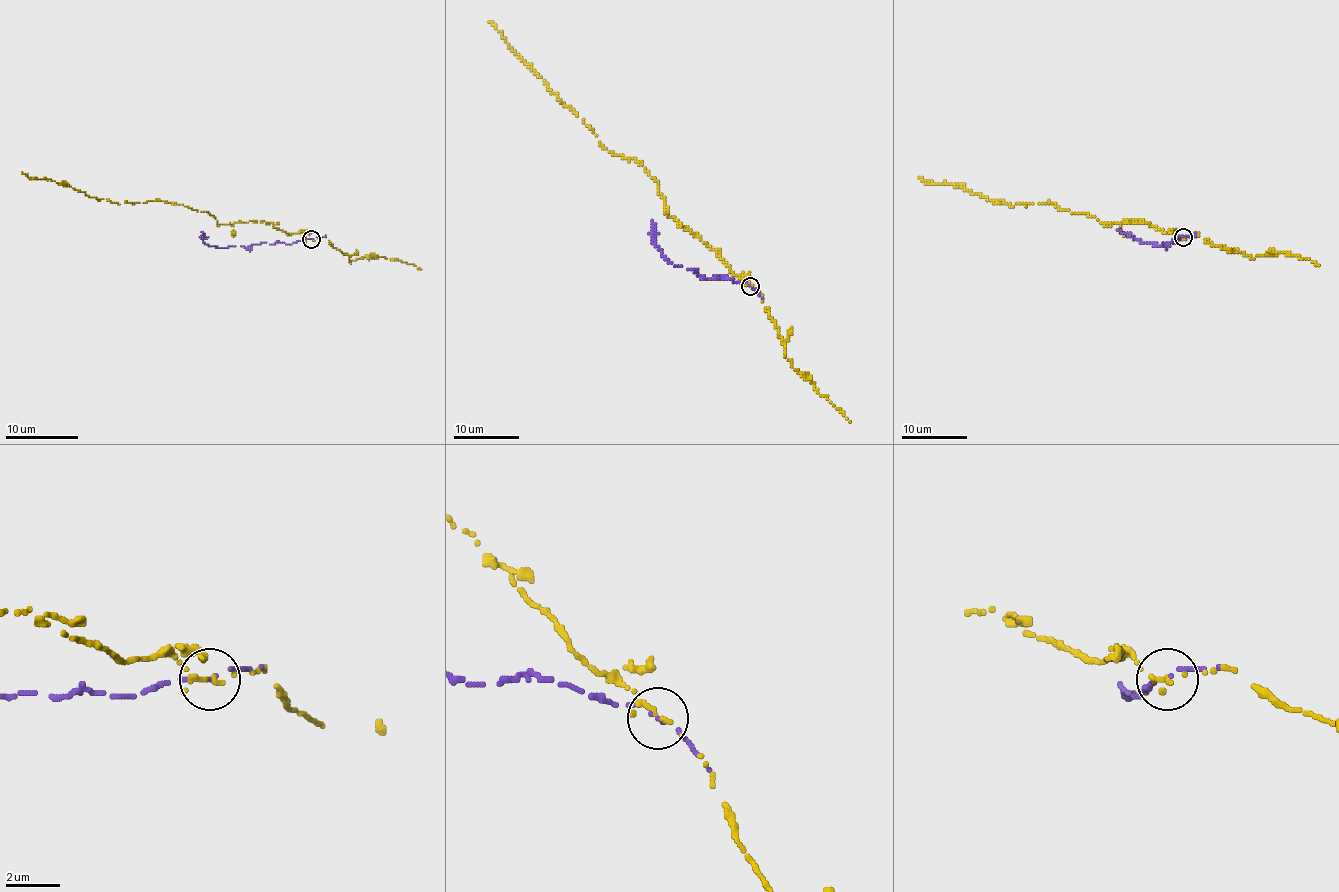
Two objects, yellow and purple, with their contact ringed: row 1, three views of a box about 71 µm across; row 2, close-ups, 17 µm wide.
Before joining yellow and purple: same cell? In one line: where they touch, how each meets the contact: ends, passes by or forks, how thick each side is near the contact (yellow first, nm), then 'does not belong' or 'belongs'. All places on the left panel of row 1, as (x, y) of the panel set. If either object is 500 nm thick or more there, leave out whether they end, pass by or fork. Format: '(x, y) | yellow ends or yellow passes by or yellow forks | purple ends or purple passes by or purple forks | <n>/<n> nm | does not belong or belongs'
(311, 239) | yellow ends | purple passes by | 180/90 nm | does not belong

